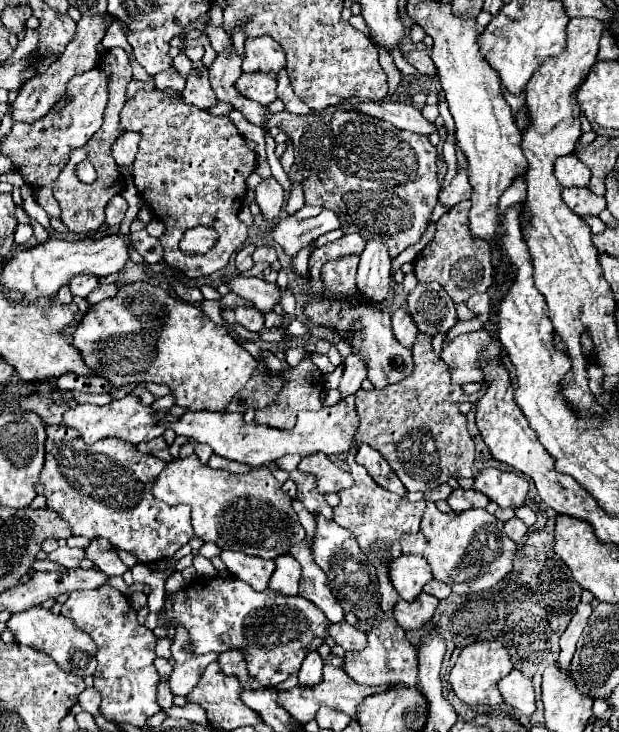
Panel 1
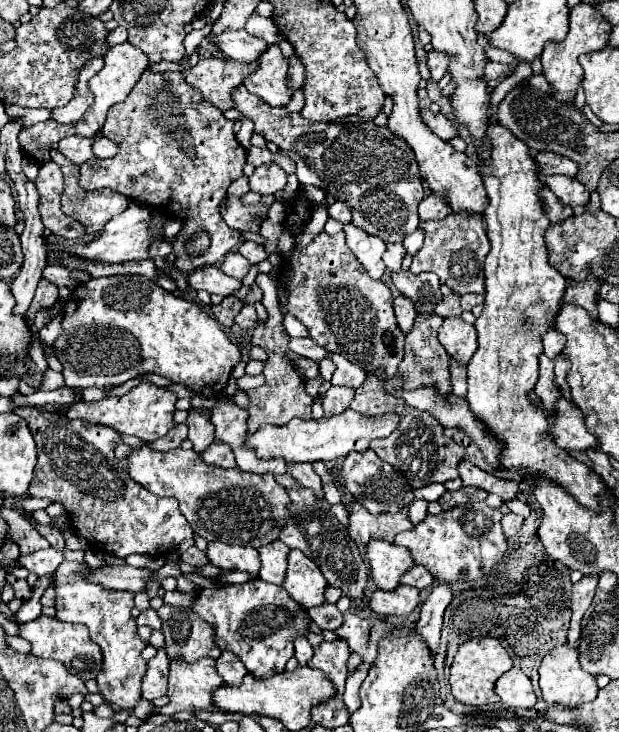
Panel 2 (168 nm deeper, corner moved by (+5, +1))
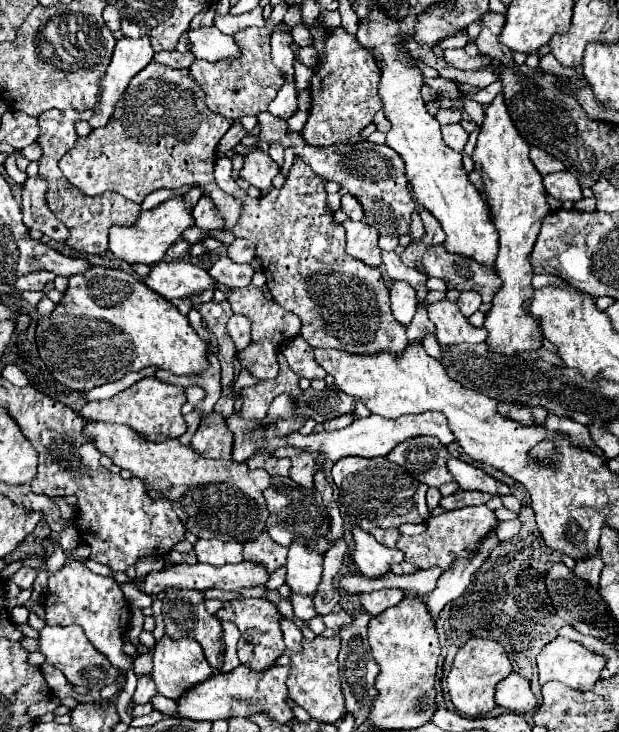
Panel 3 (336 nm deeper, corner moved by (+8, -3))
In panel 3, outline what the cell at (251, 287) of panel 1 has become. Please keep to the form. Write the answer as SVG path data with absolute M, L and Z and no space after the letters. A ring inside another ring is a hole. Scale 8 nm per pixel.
M180 260L156 264L152 272L144 278L144 284L166 300L178 300L190 298L196 292L216 290L218 282L208 274L208 270Z

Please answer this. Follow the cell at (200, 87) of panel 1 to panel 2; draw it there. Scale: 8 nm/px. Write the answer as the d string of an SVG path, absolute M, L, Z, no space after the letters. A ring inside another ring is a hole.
M203 58L197 66L185 72L187 82L193 84L207 102L217 106L219 110L235 108L231 98L233 90L243 84L243 80L259 68L259 60L255 62L235 62L235 60L217 60Z

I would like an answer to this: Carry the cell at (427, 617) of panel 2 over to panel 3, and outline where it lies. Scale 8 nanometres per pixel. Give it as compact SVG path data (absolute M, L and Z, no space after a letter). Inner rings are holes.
M490 532L484 540L482 540L482 546L478 550L478 554L470 560L458 560L454 562L454 566L450 570L446 570L440 578L438 578L438 584L434 588L434 592L430 592L430 596L426 596L426 606L428 606L428 612L430 616L436 620L438 614L442 612L442 608L452 602L454 598L462 596L466 586L470 584L470 578L472 574L482 566L482 562L488 558L490 550L498 546L498 538L494 532Z

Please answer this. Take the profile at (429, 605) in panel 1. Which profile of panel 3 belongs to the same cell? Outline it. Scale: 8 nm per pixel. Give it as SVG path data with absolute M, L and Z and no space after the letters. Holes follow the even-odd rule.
M382 590L382 592L370 592L370 594L360 594L360 602L362 602L362 608L372 614L372 616L378 616L382 614L384 610L400 604L404 598L404 592L402 590Z

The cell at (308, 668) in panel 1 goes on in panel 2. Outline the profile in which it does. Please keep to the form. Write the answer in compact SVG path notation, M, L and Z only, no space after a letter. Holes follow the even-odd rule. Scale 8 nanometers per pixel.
M297 636L293 644L295 644L295 658L299 660L301 666L305 666L307 660L311 660L311 656L313 656L313 648L311 648L311 644L307 642L305 636Z

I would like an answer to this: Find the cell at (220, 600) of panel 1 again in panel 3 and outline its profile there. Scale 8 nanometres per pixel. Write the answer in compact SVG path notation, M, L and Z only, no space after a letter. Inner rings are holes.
M238 598L238 600L228 600L228 602L224 602L224 608L216 612L216 618L220 622L228 620L228 622L236 624L238 630L242 632L242 636L238 640L238 658L248 668L266 670L266 668L274 666L276 660L286 650L284 640L282 640L282 628L280 628L282 614L278 612L276 604L272 604L266 598L250 598L250 600Z

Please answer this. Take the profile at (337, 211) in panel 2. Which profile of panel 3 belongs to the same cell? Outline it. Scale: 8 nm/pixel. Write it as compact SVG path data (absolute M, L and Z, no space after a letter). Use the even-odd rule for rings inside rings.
M344 194L340 208L342 208L342 212L344 212L350 220L362 220L362 206L360 206L360 202L358 202L354 196Z

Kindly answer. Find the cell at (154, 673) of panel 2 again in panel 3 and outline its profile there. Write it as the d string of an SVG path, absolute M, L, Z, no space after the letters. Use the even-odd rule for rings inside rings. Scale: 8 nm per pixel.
M144 674L144 676L138 676L138 686L136 686L136 692L134 692L134 702L136 704L146 704L150 702L154 696L156 696L156 688L154 688L154 680L150 674Z

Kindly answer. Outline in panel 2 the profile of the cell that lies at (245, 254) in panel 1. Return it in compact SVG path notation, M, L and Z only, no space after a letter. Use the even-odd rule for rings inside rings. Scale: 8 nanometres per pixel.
M229 252L229 254L225 256L225 260L221 262L219 268L221 268L227 276L233 276L233 278L237 278L237 280L243 280L245 274L249 272L251 264L249 264L239 252Z

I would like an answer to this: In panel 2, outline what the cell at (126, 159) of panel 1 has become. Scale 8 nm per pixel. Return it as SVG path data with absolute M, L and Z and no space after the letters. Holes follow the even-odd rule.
M93 136L93 154L97 158L111 158L115 152L119 150L117 144L113 144L111 140L107 140L105 136Z

